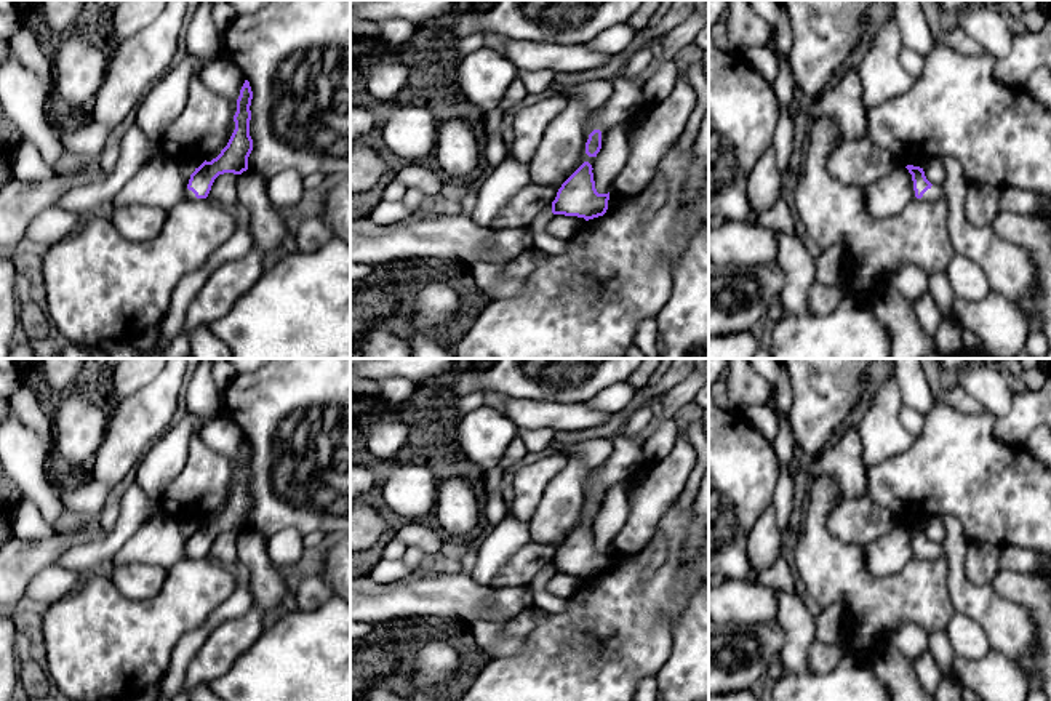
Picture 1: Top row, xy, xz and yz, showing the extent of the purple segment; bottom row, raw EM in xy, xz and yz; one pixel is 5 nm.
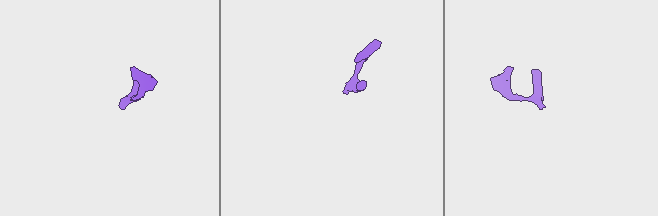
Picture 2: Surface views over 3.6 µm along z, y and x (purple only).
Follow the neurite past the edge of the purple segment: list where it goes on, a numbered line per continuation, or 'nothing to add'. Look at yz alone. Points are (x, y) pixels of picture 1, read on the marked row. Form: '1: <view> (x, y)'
1: yz (936, 192)

